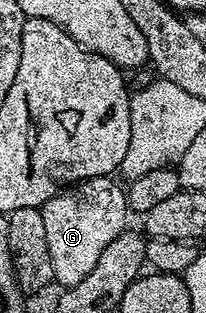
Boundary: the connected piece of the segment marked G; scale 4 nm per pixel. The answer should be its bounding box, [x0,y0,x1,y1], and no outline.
[40,176,128,289]

